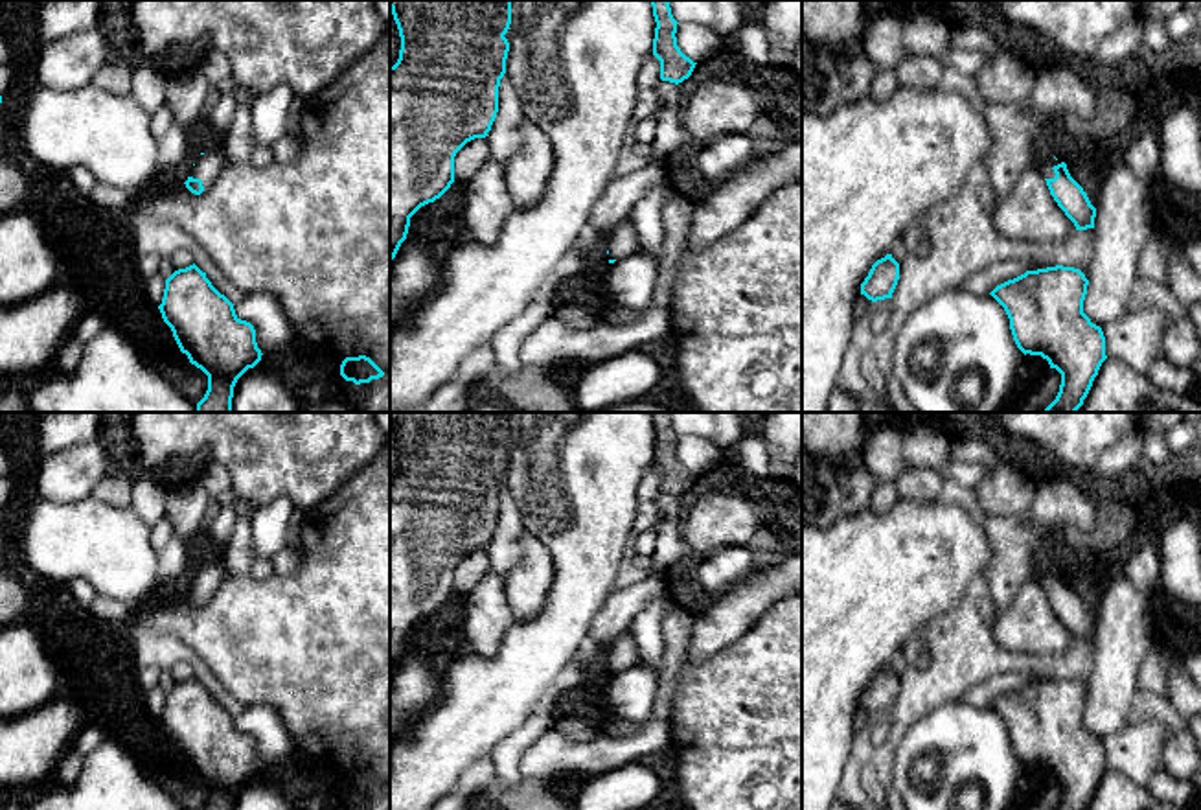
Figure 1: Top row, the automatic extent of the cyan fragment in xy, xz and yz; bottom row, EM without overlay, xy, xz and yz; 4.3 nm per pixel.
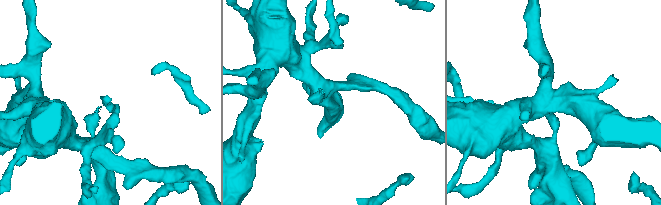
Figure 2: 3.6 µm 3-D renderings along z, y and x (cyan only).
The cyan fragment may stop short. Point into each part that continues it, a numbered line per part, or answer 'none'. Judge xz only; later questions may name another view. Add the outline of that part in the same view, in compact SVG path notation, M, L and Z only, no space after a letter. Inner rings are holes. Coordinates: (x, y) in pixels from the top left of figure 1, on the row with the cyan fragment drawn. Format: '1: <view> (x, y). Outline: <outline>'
none

